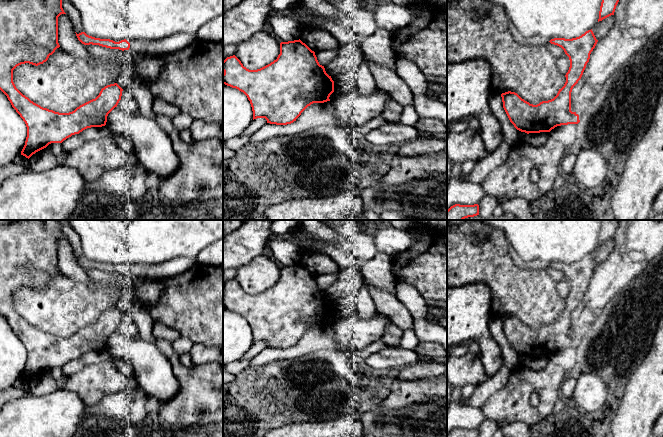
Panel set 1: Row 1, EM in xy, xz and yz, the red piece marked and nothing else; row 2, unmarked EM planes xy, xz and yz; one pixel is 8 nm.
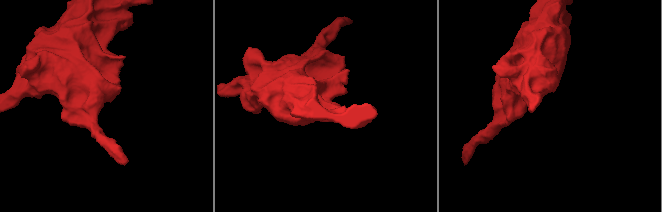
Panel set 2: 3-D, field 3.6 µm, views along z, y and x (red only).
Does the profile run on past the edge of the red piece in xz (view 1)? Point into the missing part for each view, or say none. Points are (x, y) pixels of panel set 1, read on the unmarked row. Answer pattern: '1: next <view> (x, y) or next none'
1: next none

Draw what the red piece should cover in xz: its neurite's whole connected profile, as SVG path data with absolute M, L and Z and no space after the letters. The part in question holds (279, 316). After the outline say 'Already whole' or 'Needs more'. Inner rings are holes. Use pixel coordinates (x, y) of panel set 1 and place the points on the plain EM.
M300 263L281 266L277 283L257 294L244 291L235 279L227 281L223 285L223 296L223 308L236 312L247 320L252 331L253 344L265 342L270 348L291 348L311 328L330 325L329 321L334 316L334 305L331 300L326 297L324 290L319 288L315 276Z. Already whole

